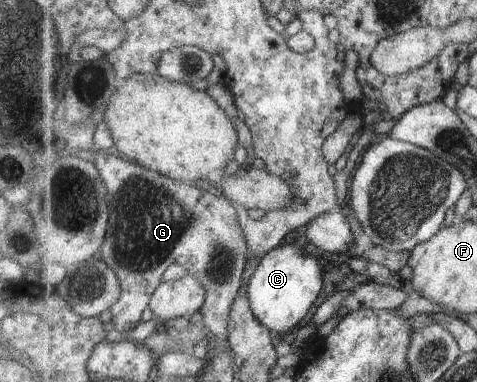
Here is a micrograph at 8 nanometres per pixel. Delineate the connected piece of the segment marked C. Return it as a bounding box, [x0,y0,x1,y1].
[249,245,324,339]

